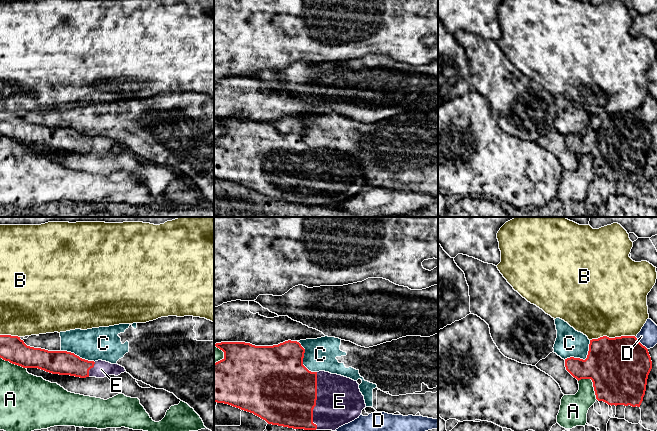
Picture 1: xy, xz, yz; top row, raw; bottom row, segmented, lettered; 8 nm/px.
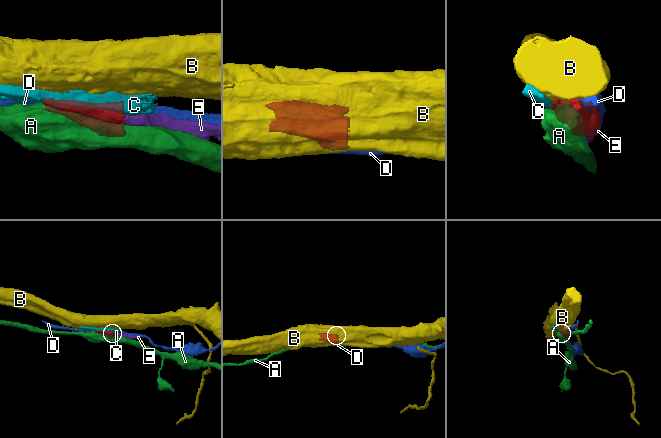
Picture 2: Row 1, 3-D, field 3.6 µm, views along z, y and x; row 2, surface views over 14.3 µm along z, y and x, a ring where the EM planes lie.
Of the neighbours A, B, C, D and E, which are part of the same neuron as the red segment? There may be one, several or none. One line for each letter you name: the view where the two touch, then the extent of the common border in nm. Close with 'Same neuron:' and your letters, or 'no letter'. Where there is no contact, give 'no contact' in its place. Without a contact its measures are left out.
E: meets red in xz; contact 460 nm long
Same neuron: E

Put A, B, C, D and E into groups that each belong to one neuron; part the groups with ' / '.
A / B / C / D / E

